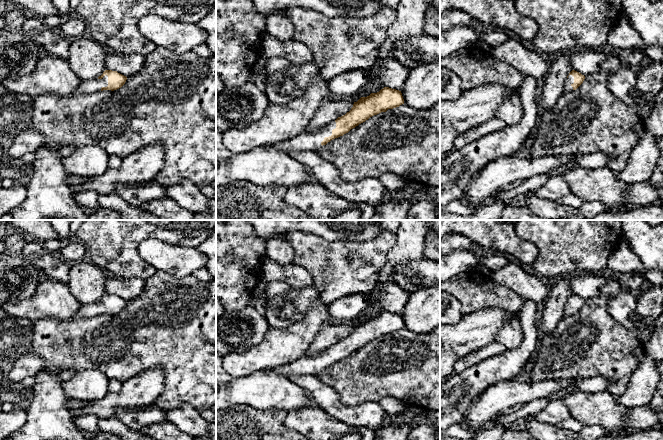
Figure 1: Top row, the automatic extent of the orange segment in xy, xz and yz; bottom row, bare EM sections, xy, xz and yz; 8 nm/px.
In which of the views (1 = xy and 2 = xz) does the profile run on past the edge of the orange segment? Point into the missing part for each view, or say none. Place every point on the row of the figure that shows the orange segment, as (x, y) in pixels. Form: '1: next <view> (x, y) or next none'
1: next xy (91, 86)
2: next xz (308, 140)

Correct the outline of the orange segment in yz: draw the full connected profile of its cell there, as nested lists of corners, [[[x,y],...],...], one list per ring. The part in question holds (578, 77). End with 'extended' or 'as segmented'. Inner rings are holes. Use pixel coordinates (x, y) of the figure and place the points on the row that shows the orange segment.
[[[572,70],[567,76],[567,79],[565,80],[563,86],[564,92],[569,93],[573,90],[576,90],[583,83],[584,79],[584,75],[575,70]]]; extended

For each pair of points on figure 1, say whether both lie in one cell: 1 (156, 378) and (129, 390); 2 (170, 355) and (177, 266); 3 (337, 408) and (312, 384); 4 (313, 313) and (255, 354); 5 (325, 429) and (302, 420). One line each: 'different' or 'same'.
1: same
2: different
3: same
4: same
5: same

